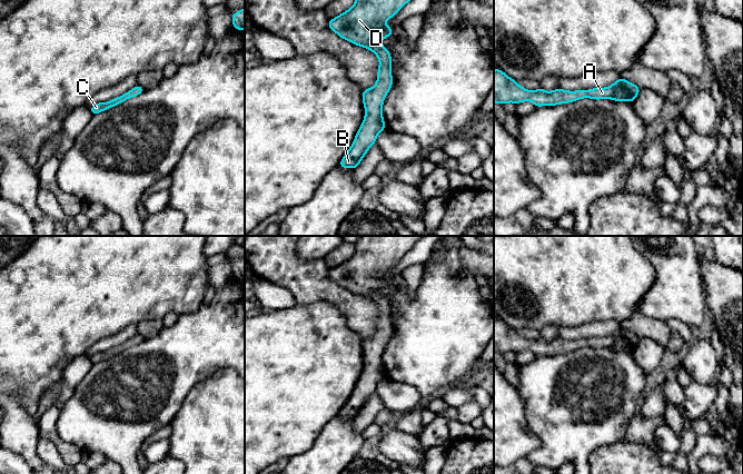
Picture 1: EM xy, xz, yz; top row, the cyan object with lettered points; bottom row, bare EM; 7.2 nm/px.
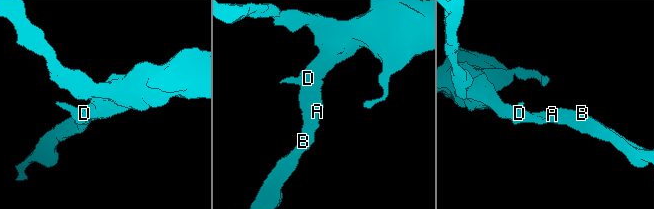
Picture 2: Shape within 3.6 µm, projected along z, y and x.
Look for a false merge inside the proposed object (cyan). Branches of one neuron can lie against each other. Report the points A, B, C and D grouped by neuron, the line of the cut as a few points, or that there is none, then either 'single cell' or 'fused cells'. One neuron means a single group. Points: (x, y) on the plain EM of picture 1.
A B C D; no cut; single cell

